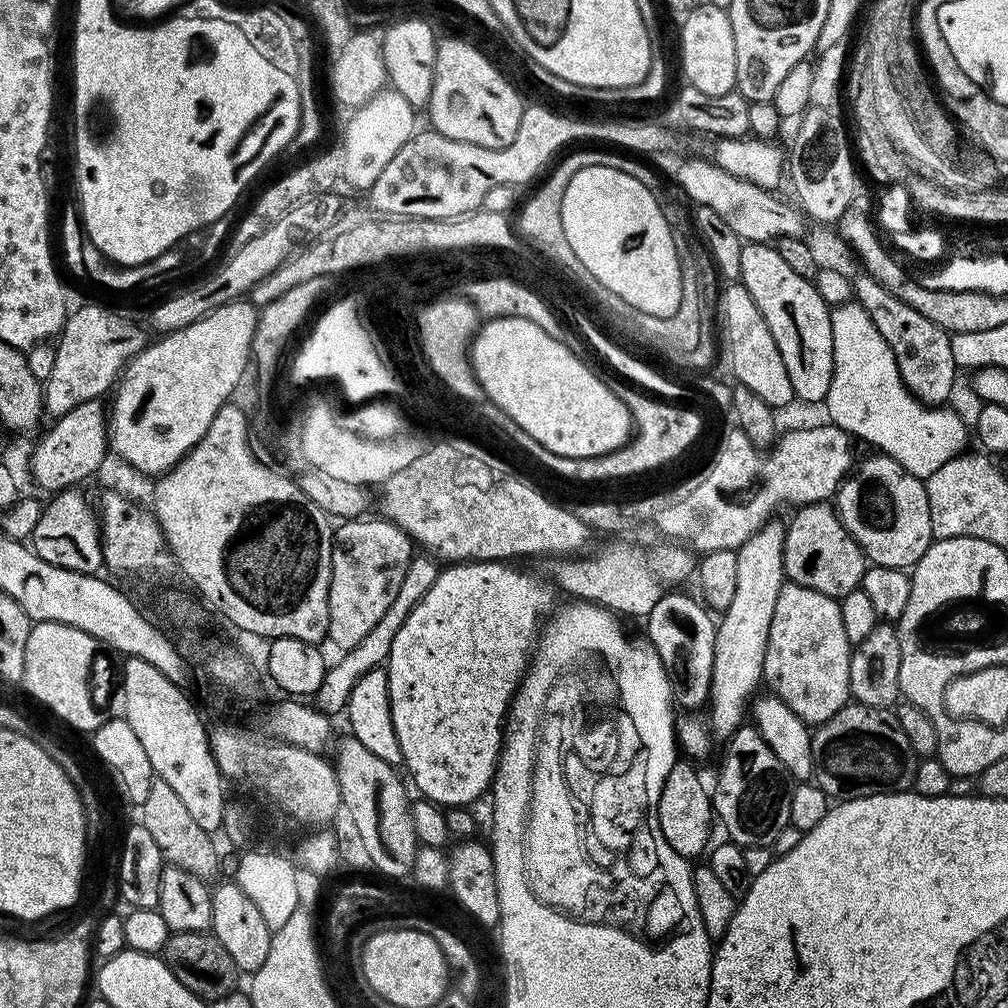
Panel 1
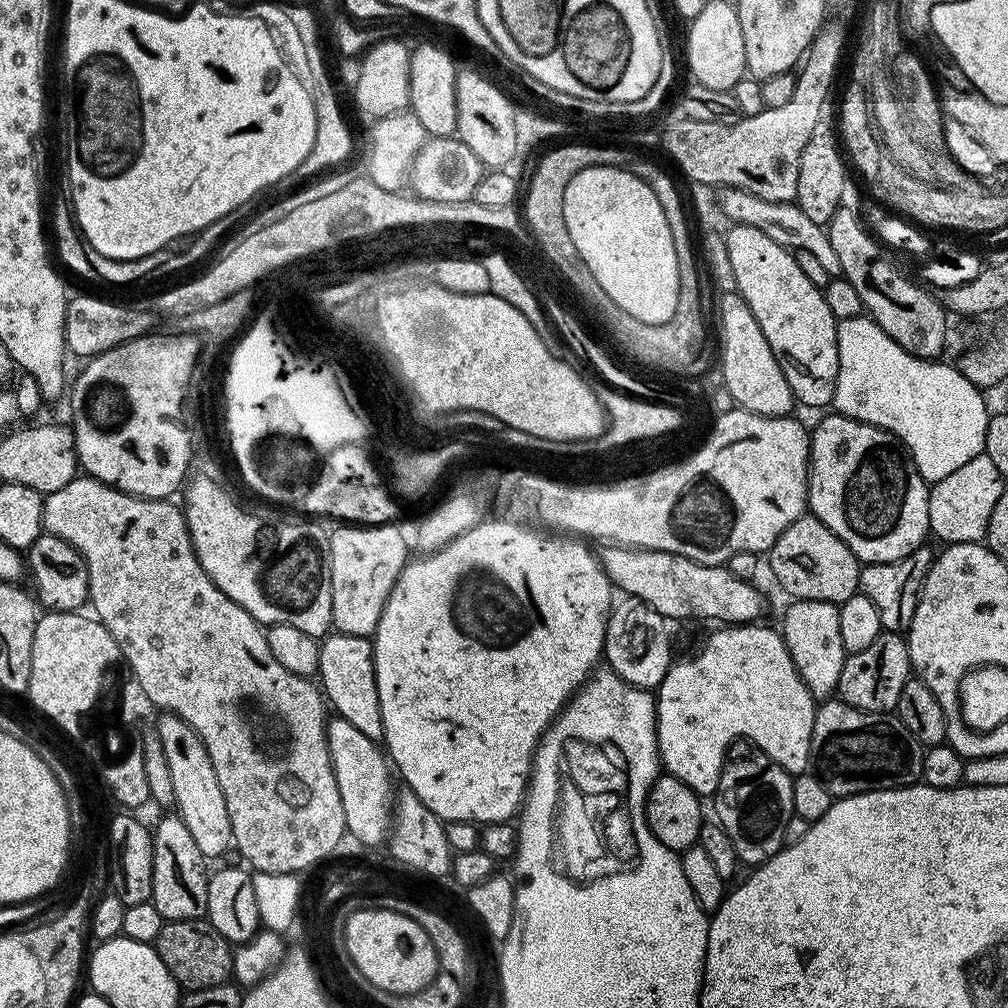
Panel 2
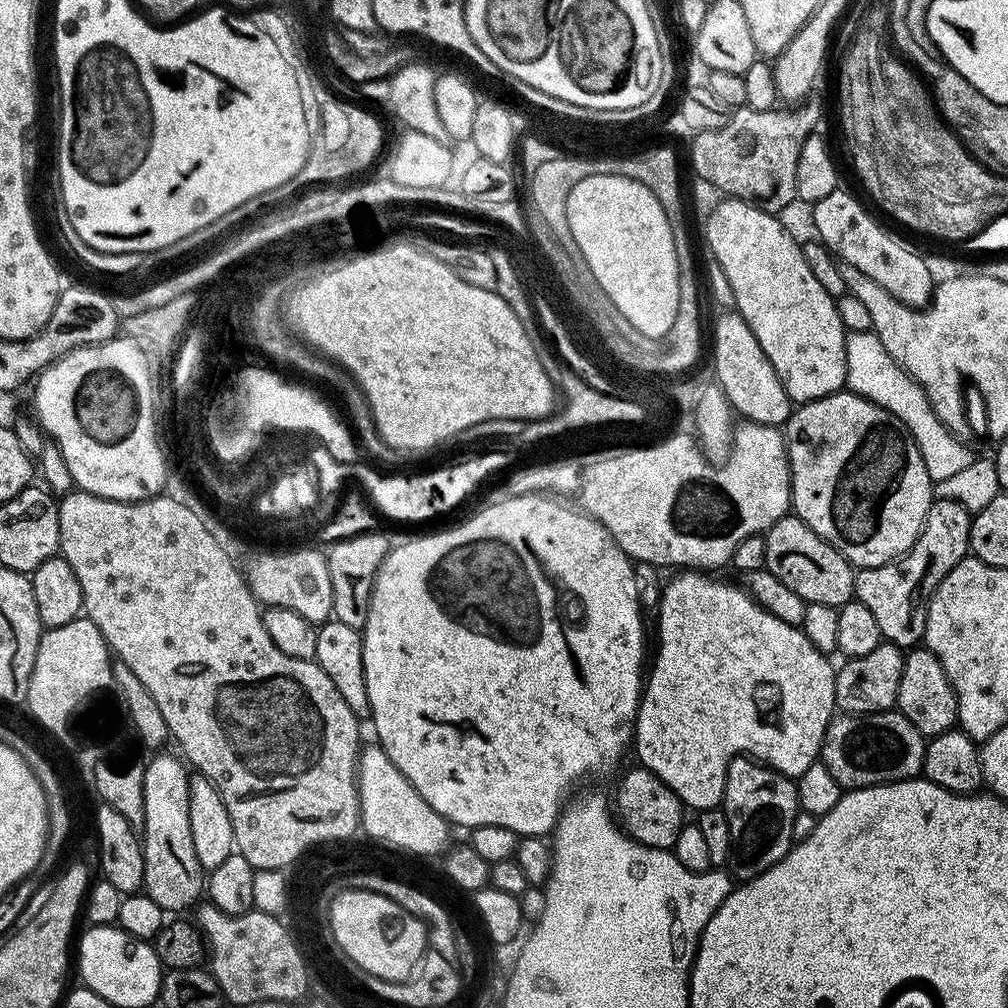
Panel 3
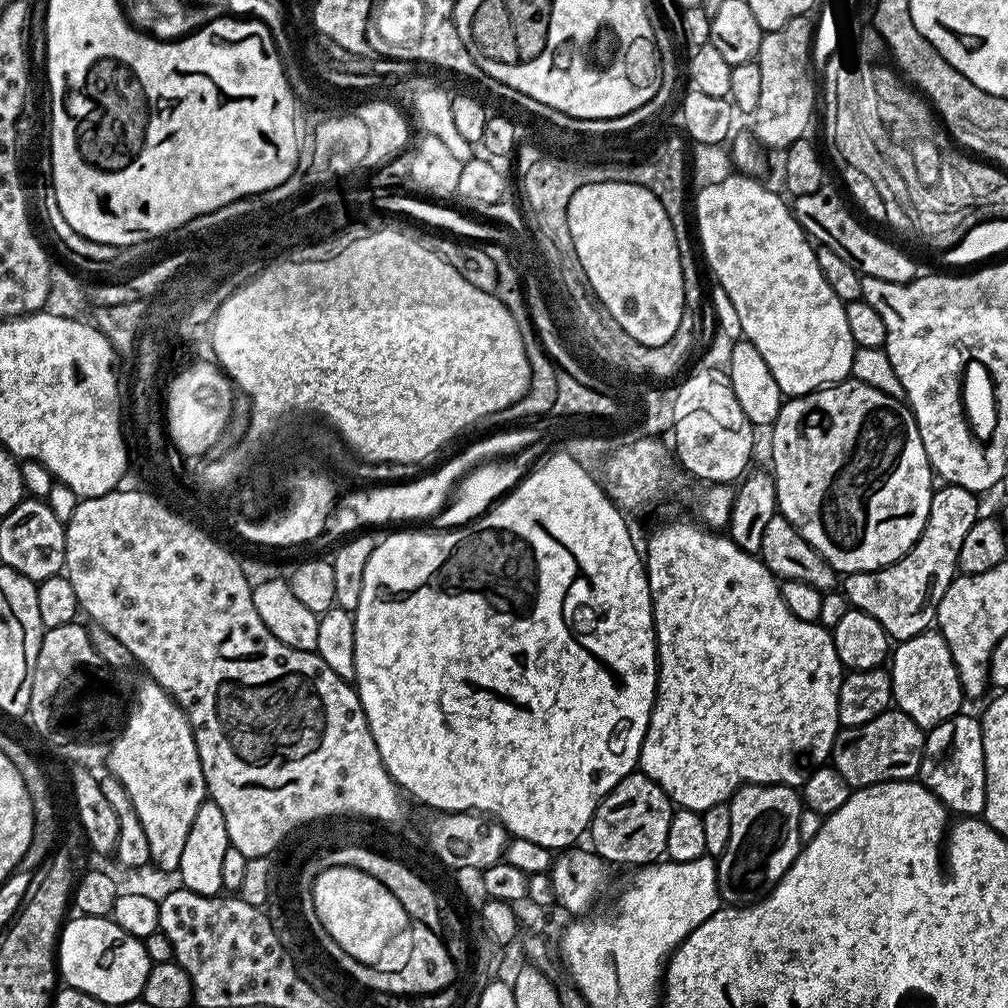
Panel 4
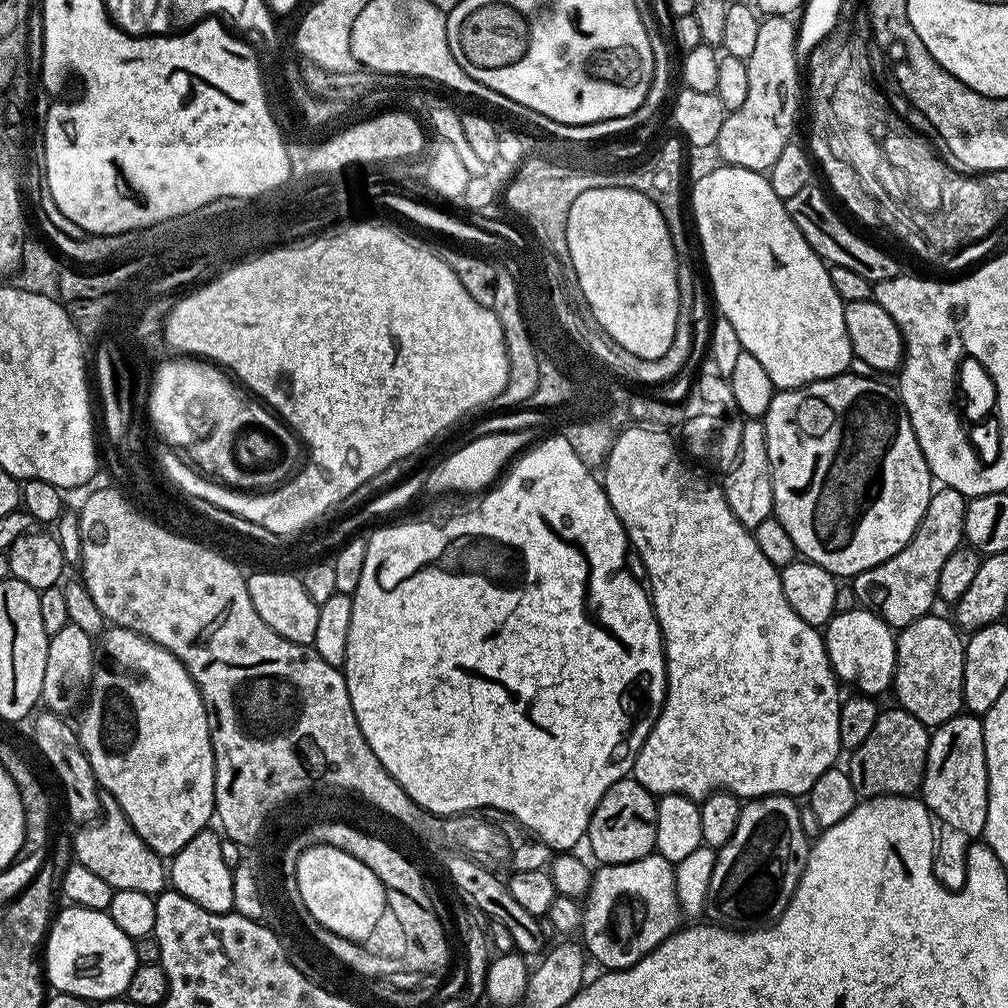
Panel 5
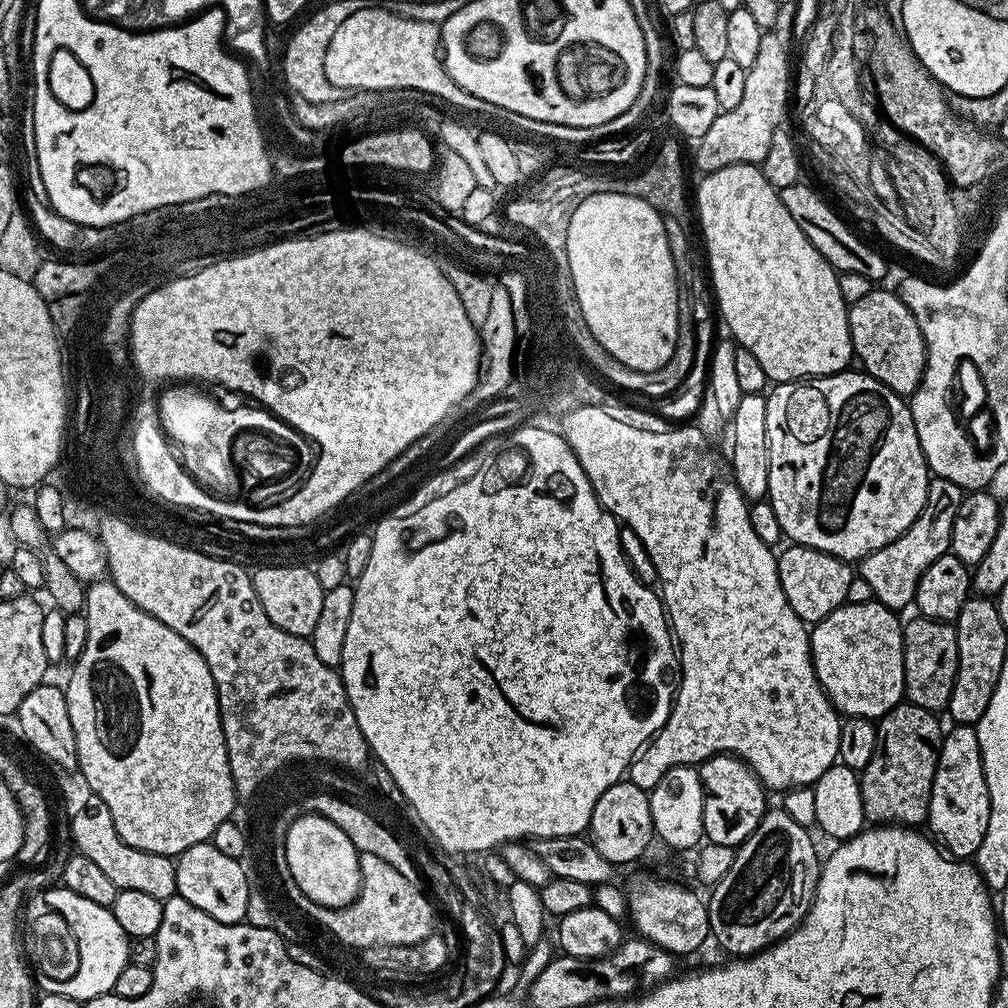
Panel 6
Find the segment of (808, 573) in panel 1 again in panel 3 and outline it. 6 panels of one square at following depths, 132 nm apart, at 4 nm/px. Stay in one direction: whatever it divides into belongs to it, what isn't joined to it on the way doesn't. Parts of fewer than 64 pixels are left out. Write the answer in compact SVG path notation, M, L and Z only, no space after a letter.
M789 514L778 522L774 522L774 526L770 526L768 531L763 533L763 537L766 542L764 567L770 574L774 574L774 578L778 578L778 582L790 586L790 590L794 590L794 594L798 594L798 598L802 598L805 604L830 606L839 610L841 606L849 604L854 599L856 595L854 565L841 552L834 550L834 546L830 546L830 542L826 542L818 534L814 534L814 530L810 530L810 526L806 526L806 522L802 522L796 515Z

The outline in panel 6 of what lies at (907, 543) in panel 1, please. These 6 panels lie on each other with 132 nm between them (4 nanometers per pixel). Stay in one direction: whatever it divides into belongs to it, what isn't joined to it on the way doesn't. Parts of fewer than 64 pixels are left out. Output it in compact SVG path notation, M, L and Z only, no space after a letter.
M863 370L852 371L786 380L767 393L770 486L766 500L774 514L778 514L781 533L791 543L822 550L839 560L859 562L894 542L922 514L930 473L905 397L890 391Z

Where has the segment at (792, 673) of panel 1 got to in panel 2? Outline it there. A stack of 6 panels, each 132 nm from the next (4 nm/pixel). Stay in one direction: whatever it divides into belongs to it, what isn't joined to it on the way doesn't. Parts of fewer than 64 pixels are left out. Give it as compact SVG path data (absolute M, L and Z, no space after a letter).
M792 600L784 612L782 635L784 644L790 650L790 658L806 686L817 698L828 698L836 692L842 674L845 651L838 622L840 613L837 605L813 600Z

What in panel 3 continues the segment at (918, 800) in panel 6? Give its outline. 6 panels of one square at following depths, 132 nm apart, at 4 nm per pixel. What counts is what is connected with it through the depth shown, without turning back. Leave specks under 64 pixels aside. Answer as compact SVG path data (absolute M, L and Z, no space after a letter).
M898 710L871 712L868 716L836 714L828 723L824 744L820 748L819 759L834 774L841 789L869 788L879 784L893 784L899 780L911 780L921 775L924 766L925 737Z

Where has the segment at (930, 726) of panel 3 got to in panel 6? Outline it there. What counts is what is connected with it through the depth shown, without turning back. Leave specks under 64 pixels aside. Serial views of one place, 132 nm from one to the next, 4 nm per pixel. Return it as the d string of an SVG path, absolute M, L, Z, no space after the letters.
M917 615L904 629L904 695L907 703L917 704L940 714L947 709L958 670L958 638L951 623L928 620Z

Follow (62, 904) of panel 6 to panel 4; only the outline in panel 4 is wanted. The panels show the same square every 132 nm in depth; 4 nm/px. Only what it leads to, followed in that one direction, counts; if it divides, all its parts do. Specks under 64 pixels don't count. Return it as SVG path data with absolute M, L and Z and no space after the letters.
M76 914L60 930L58 972L63 983L98 998L105 1006L126 1006L131 1000L141 999L152 965L143 939L122 930L107 916Z

